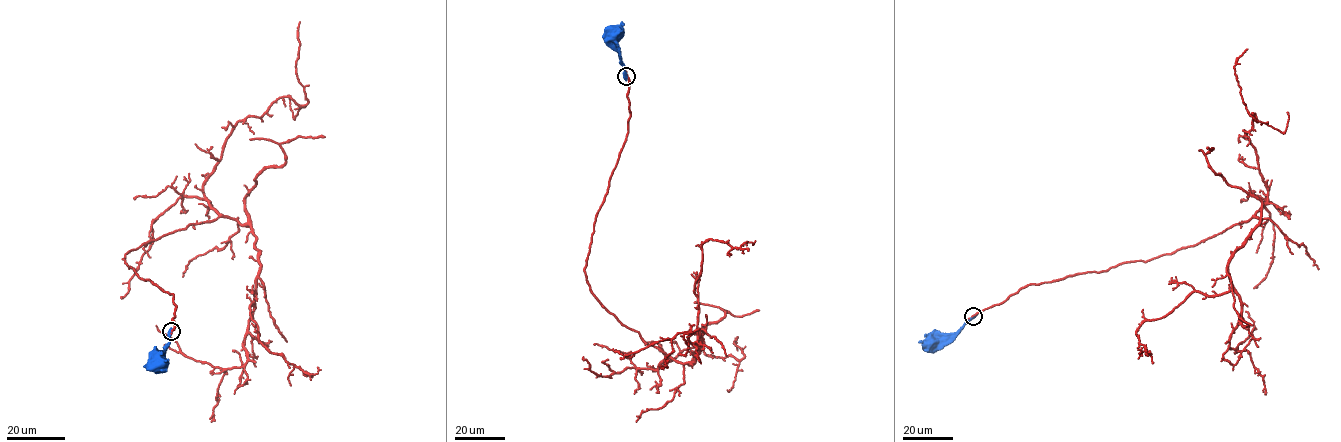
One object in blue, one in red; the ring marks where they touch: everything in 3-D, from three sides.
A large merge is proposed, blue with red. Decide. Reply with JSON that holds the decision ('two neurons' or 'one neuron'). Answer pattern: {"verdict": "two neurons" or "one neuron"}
{"verdict": "two neurons"}

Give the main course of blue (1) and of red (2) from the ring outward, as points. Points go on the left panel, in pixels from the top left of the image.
1: (171, 330), (169, 344), (160, 354), (163, 363), (157, 365), (157, 362)
2: (171, 330), (173, 295), (122, 259), (227, 216), (255, 237), (250, 316), (258, 339), (307, 373), (320, 369)

